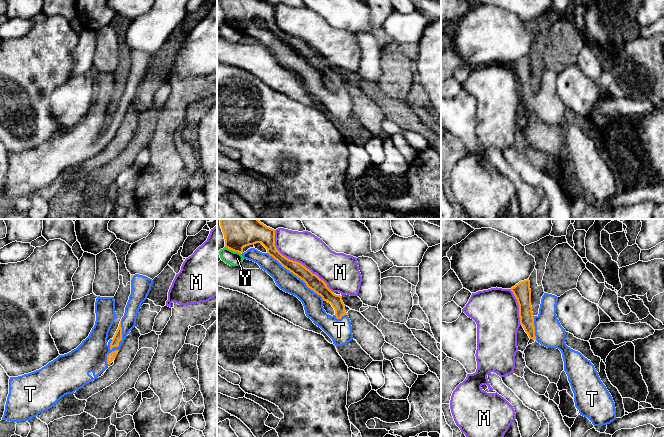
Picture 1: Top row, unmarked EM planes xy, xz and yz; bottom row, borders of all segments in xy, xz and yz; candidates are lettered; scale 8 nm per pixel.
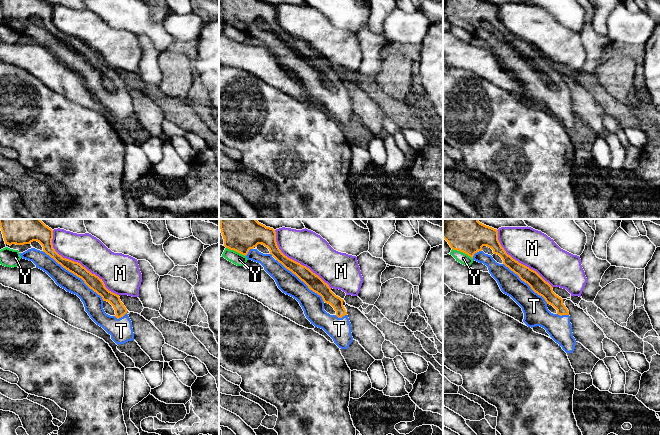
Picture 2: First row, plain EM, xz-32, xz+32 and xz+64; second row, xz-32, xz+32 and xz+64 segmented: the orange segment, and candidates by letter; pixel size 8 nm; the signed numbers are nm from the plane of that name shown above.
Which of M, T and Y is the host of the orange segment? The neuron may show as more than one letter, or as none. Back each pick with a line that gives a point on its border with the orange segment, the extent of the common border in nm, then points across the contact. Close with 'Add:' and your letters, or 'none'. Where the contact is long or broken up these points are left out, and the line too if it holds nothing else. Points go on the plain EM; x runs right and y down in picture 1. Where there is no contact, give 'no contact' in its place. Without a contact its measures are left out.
T: xy (118, 121) | 380 nm
Add: T

